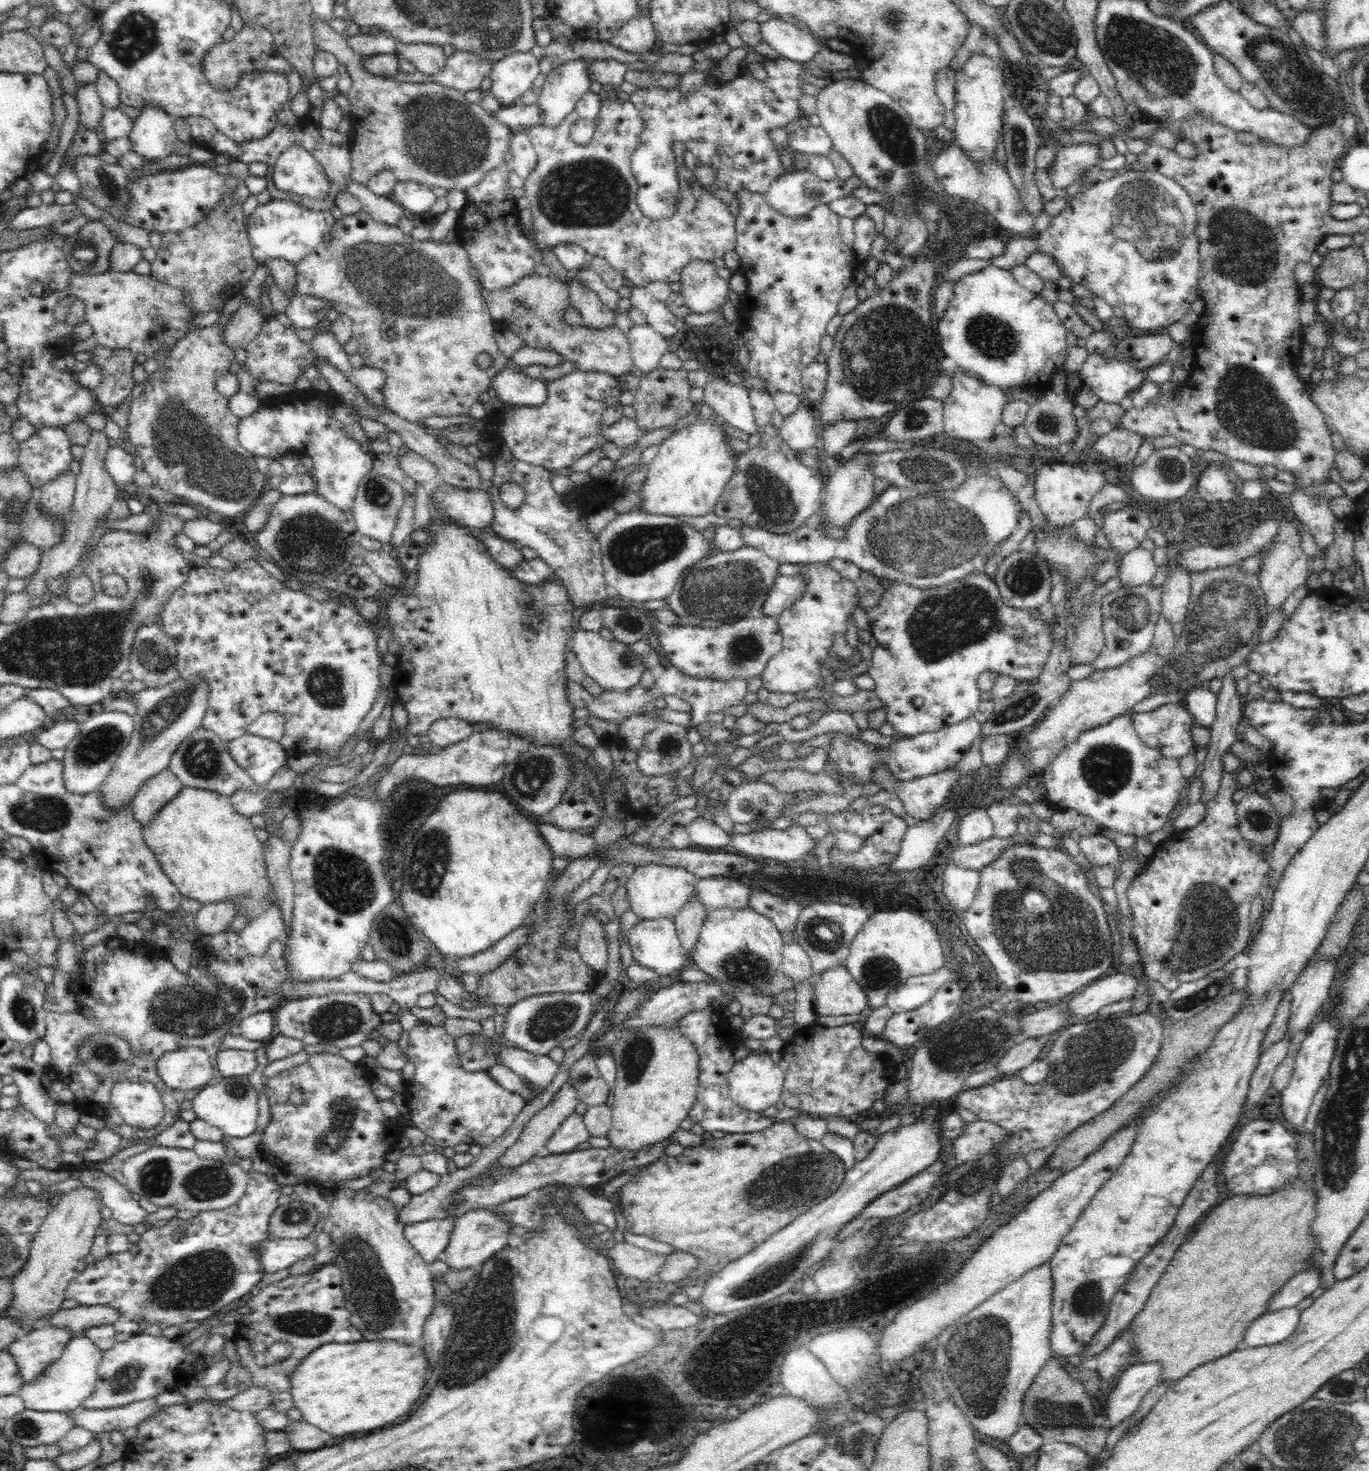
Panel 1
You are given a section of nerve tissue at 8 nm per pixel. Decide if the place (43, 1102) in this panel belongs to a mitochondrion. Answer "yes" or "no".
no

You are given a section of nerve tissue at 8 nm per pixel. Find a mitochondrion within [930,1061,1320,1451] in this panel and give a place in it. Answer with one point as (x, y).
(983, 1351)

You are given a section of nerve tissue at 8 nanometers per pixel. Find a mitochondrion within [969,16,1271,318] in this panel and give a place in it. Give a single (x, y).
(1148, 217)

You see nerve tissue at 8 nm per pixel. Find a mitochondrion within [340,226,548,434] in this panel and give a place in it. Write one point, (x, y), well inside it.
(519, 304)

